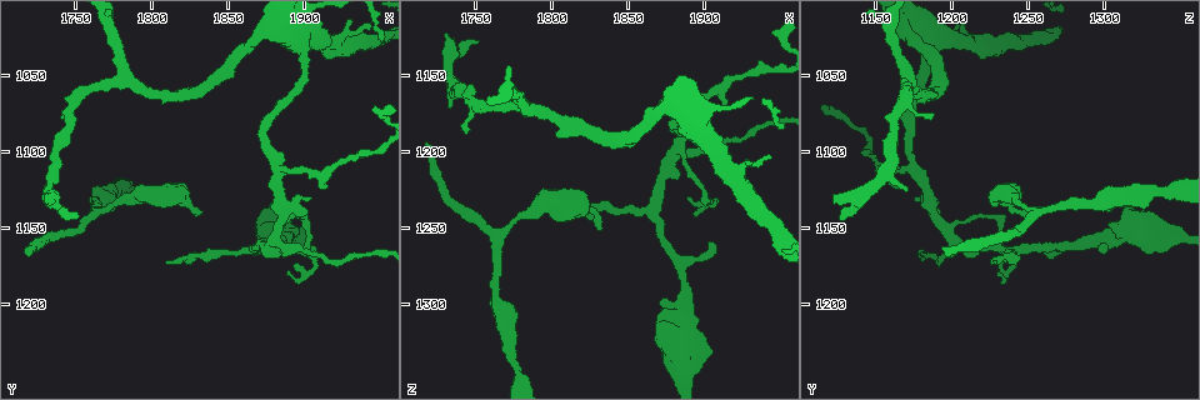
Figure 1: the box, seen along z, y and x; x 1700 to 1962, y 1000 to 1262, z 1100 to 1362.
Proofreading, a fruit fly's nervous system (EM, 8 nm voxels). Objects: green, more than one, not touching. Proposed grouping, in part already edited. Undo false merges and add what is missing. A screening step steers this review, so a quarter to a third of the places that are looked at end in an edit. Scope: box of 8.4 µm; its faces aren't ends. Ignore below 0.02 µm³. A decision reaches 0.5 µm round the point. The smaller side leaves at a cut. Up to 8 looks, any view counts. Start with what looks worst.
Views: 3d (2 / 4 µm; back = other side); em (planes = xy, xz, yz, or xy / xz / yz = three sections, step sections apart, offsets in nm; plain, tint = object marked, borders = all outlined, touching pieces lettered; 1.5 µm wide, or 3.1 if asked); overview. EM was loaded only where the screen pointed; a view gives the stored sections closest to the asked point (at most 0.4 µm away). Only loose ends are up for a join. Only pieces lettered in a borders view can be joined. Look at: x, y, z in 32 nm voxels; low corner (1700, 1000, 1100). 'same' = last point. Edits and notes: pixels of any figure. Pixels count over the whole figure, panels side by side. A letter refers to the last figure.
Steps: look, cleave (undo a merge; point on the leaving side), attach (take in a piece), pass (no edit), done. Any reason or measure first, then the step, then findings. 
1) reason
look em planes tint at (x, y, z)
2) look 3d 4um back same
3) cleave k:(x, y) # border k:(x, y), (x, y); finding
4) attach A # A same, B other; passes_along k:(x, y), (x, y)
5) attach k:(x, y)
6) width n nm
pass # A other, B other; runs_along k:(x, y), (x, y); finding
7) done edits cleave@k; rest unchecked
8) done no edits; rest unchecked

arms part here
look em xz step 8 tint at (1882, 1110, 1174)

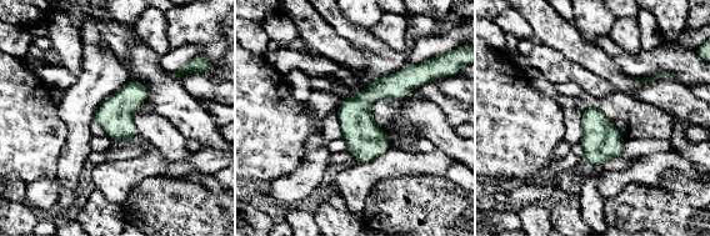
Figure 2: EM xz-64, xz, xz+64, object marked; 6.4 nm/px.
cut it another way
look em planes borders same

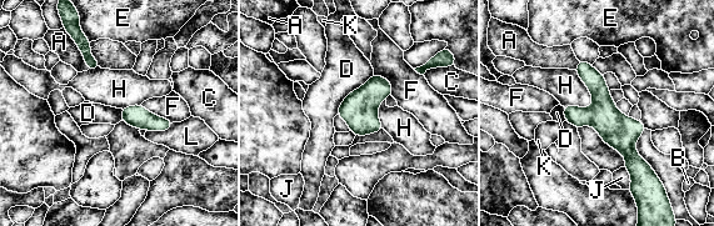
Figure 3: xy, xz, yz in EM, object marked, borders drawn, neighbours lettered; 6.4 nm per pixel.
pass # A other, B other, C other, D other, E other, F other, H other, J other, K other, L other; runs_along 3:(582, 64), (634, 177); one neuron here

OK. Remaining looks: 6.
an open end
look 3d 4um at (1732, 1132, 1120)

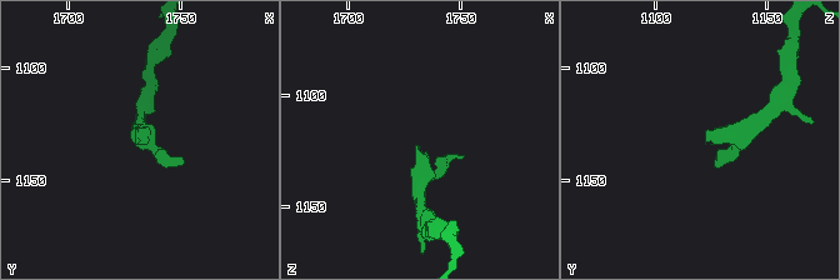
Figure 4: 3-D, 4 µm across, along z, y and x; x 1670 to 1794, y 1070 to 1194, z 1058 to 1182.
look em planes borders at (1731, 1133, 1122)

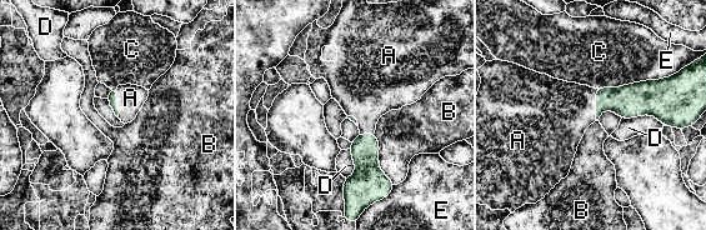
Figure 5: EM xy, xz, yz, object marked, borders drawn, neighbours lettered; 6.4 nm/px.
attach A # A same, B other, C other, D other, E other; it goes on there

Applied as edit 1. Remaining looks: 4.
look overview

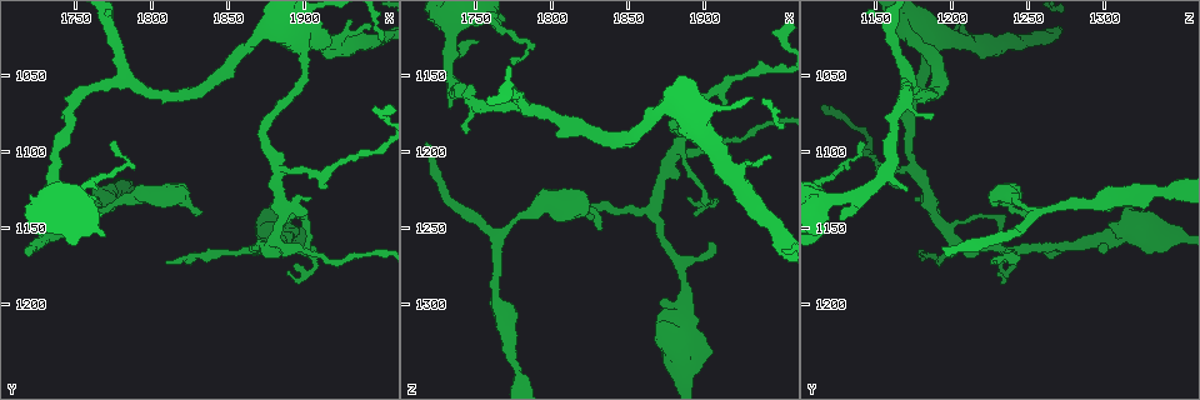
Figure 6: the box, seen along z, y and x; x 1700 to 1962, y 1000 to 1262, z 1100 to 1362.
looks like a crossing
look em planes borders at (1898, 1024, 1186)

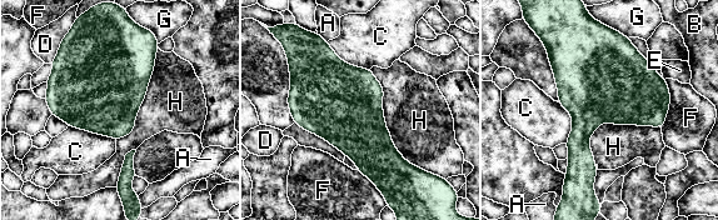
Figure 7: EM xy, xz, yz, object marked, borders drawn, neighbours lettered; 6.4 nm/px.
pass # A other, B other, C other, D other, E other, F other, G other, H other; border 7:(369, 69), (394, 148), (422, 170); continuous, no second neuron

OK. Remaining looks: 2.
done edits attach@5; rest unchecked

